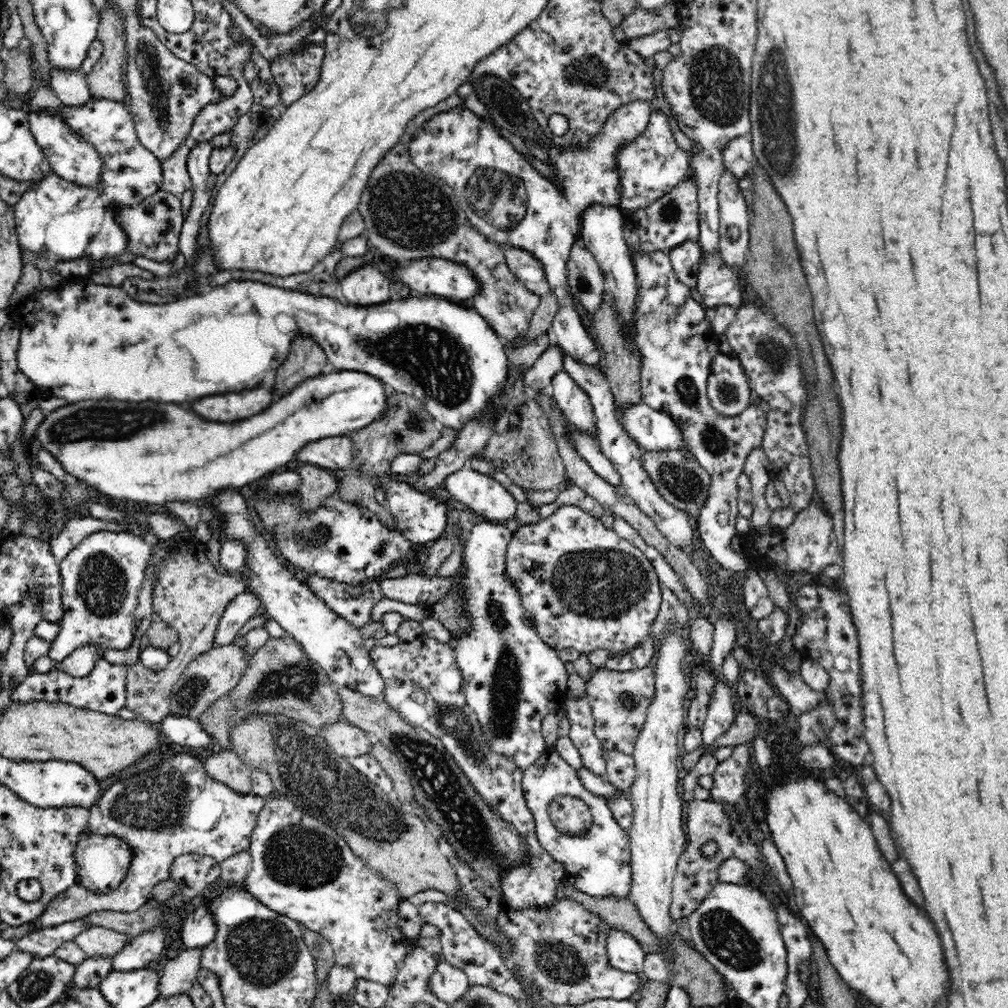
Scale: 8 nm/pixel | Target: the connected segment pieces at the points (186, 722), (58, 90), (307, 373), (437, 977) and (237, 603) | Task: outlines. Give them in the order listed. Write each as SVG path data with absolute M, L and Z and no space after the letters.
M172 713L165 716L159 723L160 732L172 744L193 749L210 749L216 744L216 740L207 734L203 725L197 719L185 716L176 716Z
M52 68L50 85L66 107L84 107L91 98L82 70L63 72Z
M297 332L290 344L288 356L277 368L274 392L285 395L303 380L323 374L326 359L322 346L311 336Z
M444 962L438 963L433 974L430 989L448 1005L458 1002L461 996L470 988L467 975L458 968Z
M244 592L238 597L235 597L228 608L224 610L222 618L217 626L217 631L214 637L215 646L229 645L234 642L234 638L238 634L238 630L256 616L258 608L262 604L261 598L254 592Z

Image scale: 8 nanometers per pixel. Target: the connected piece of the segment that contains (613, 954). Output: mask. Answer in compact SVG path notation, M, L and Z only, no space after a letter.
M611 928L608 933L606 951L611 967L618 971L642 975L646 954L638 940L630 933L616 928Z

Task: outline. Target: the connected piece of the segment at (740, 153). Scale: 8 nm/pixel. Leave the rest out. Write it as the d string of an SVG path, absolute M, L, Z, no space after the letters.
M744 136L730 140L724 148L724 166L738 179L744 179L757 163L752 143Z

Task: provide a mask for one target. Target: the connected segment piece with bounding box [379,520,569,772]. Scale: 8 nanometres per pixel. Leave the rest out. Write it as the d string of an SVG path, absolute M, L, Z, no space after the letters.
M484 521L472 528L465 539L463 548L463 571L448 578L405 574L398 578L381 578L380 588L385 598L420 606L430 610L446 599L460 601L461 618L467 618L469 629L451 634L451 646L456 666L462 673L466 704L478 717L482 727L483 739L493 754L510 759L513 766L524 772L532 766L538 757L548 749L541 728L542 721L548 713L556 713L565 706L568 697L568 672L564 662L558 657L559 651L541 639L536 625L526 615L522 596L508 575L507 547L513 533L505 524Z

